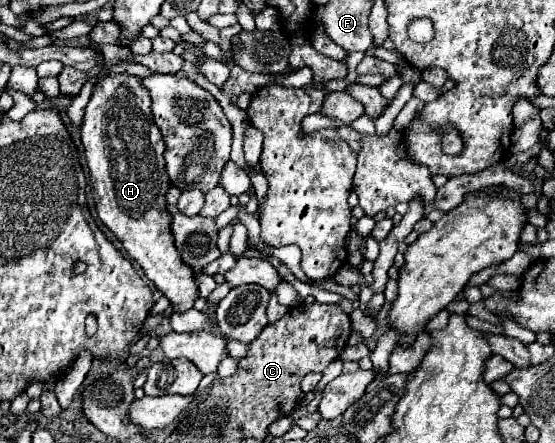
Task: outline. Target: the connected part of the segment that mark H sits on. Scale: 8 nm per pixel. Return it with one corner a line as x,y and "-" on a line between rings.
130,74
100,78
86,106
80,134
98,218
142,266
146,278
174,304
174,310
182,312
192,308
198,298
198,288
190,266
180,260
170,232
170,214
166,212
164,198
170,188
162,156
164,142
150,116
150,96
140,84
140,78

